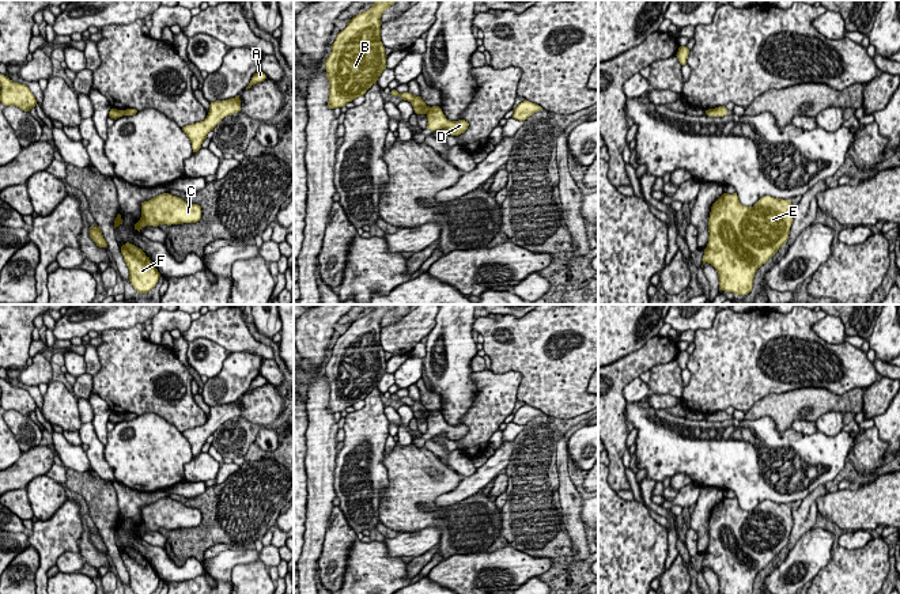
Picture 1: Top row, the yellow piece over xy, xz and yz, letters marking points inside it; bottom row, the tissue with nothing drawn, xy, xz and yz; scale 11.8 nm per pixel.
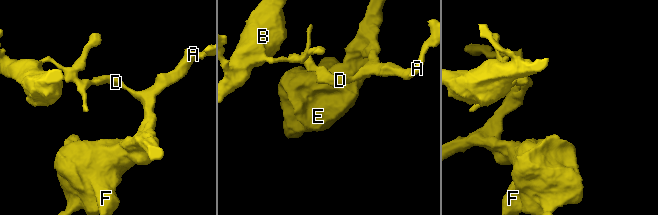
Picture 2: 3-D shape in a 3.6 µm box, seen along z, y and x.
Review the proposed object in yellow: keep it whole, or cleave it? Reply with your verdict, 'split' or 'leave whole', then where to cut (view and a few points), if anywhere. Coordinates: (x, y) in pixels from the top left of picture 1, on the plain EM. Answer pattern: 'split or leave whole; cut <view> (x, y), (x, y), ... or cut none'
split; cut xz (430, 412), (426, 417)

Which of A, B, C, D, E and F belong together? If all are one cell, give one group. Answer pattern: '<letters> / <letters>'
A C D E F / B

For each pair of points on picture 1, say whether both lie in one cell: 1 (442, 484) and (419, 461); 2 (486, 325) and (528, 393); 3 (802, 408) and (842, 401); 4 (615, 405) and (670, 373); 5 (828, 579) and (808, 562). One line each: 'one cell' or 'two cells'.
1: one cell
2: one cell
3: one cell
4: two cells
5: two cells

